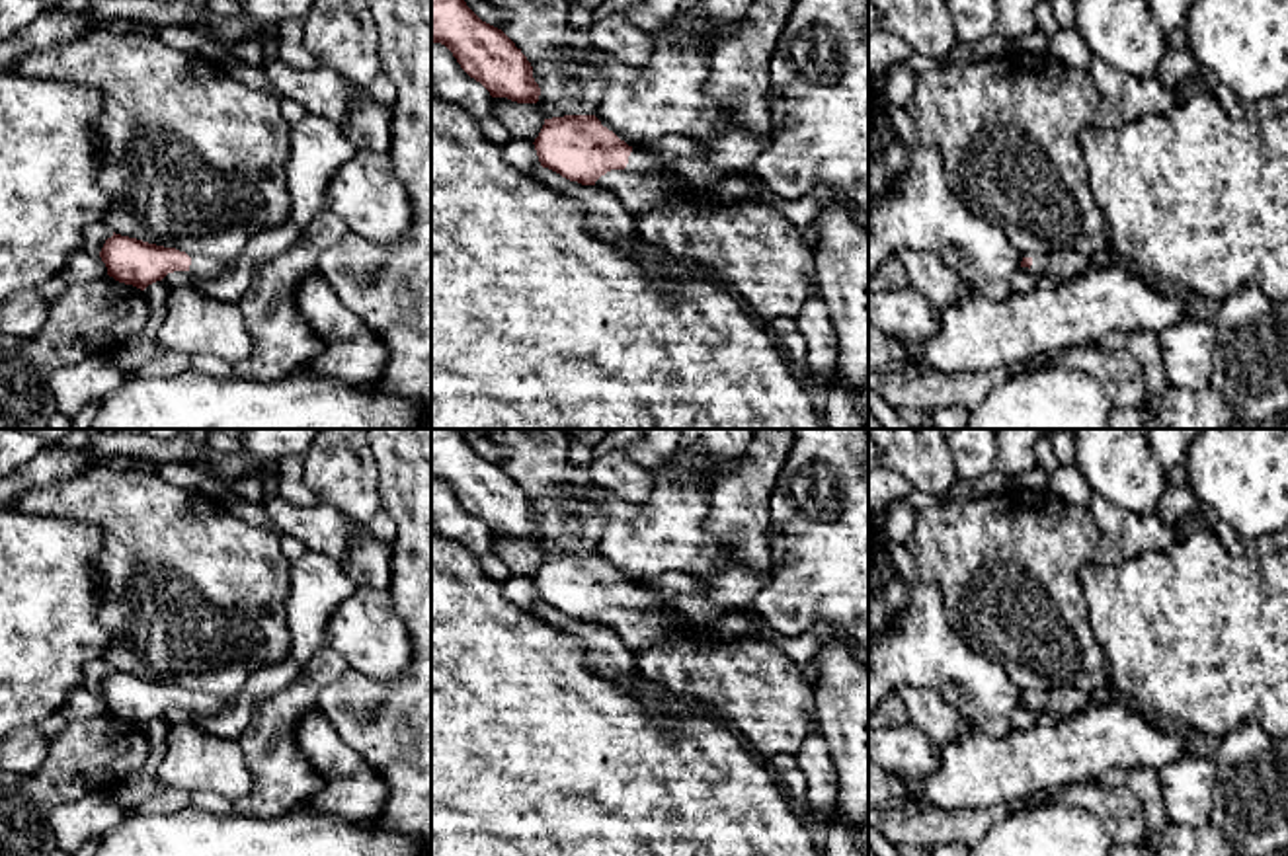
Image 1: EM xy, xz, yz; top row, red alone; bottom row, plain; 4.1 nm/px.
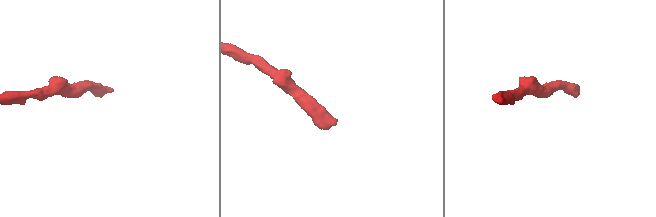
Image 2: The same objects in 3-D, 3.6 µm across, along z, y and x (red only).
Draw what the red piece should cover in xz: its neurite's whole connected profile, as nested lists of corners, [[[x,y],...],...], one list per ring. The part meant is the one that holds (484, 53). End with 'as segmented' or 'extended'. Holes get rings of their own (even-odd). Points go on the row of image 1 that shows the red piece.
[[[431,0],[431,43],[445,45],[492,97],[539,101],[541,88],[527,57],[502,29],[482,21],[464,0]]] | as segmented

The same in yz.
[[[1062,250],[1044,257],[1023,257],[1021,267],[1032,269],[1036,275],[1054,275],[1060,281],[1071,281],[1091,269],[1087,255],[1073,250]]] | extended

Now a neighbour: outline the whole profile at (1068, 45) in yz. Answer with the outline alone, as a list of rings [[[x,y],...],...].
[[[1060,29],[1050,37],[1048,53],[1066,62],[1067,66],[1089,70],[1095,55],[1075,29]]]

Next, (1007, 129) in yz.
[[[1013,45],[997,58],[921,72],[906,111],[917,146],[941,150],[956,197],[972,214],[1001,228],[1021,257],[1108,250],[1110,232],[1089,191],[1079,135],[1085,127],[1118,127],[1124,121],[1087,70],[1067,66],[1048,51],[1030,55]]]

